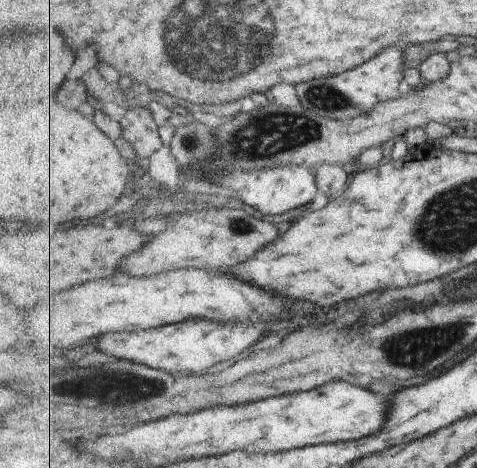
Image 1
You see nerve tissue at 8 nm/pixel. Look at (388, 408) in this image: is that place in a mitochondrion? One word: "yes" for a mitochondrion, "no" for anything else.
no

